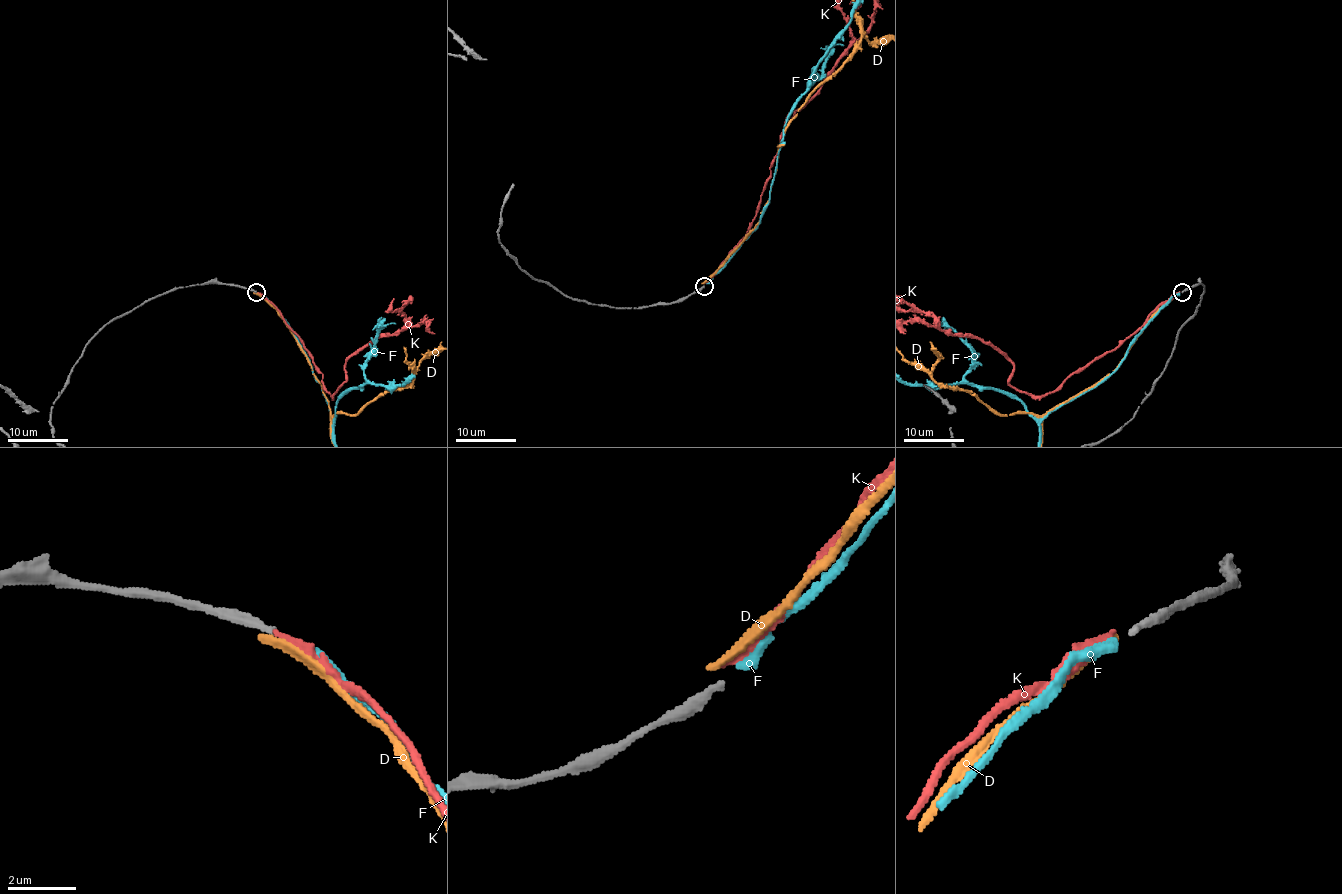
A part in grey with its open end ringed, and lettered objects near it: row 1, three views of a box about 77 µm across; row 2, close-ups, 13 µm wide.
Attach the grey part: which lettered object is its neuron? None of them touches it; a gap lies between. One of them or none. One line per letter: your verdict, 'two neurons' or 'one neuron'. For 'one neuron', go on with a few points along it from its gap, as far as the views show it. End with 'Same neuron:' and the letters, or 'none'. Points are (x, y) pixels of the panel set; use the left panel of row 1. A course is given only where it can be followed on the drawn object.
D: two neurons
F: one neuron
K: two neurons
Same neuron: F

